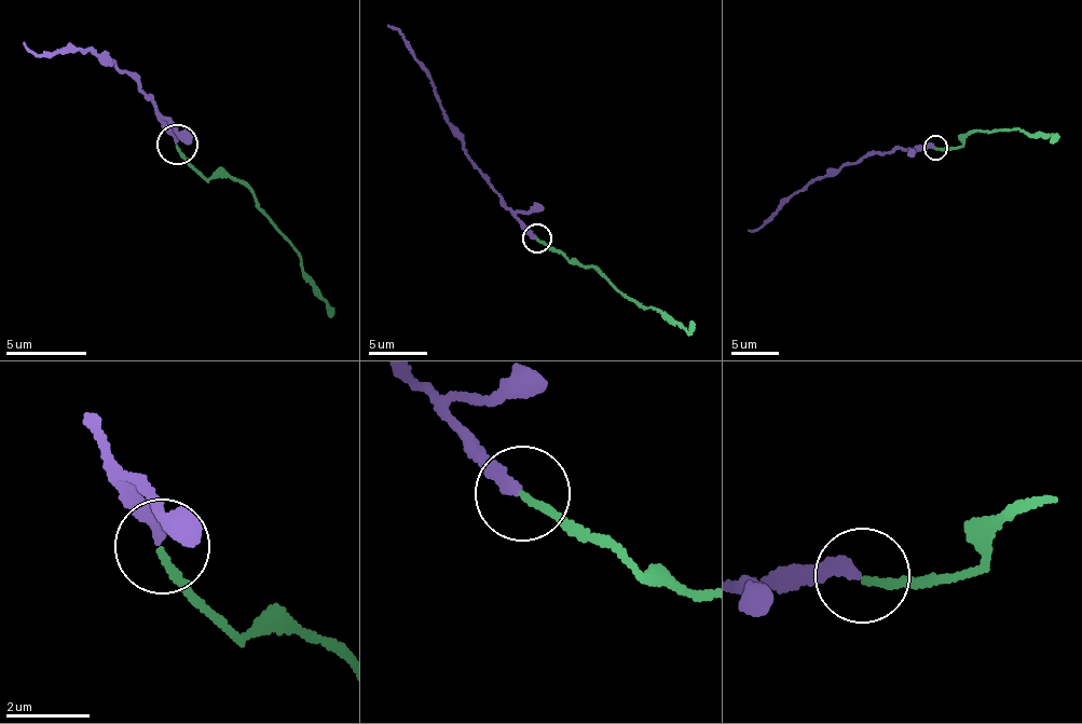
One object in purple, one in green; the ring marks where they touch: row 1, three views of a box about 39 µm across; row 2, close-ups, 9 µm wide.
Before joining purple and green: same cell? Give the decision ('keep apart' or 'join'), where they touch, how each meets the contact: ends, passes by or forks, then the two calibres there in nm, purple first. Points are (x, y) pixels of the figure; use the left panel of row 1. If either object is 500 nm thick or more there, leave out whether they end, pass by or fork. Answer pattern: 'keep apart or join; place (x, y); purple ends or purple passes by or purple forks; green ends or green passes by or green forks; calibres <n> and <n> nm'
join; place (177, 144); purple ends; green ends; calibres 320 and 160 nm

